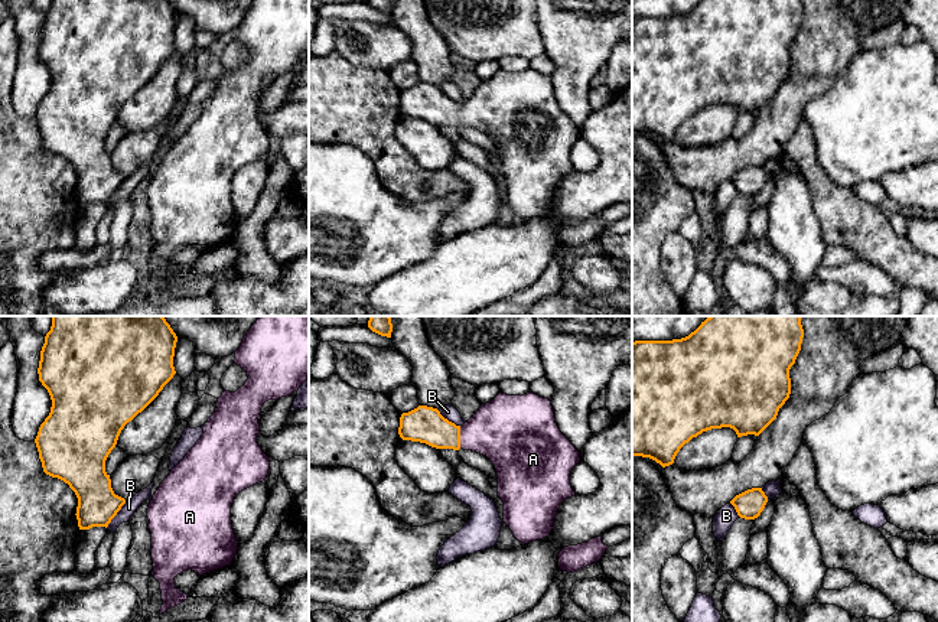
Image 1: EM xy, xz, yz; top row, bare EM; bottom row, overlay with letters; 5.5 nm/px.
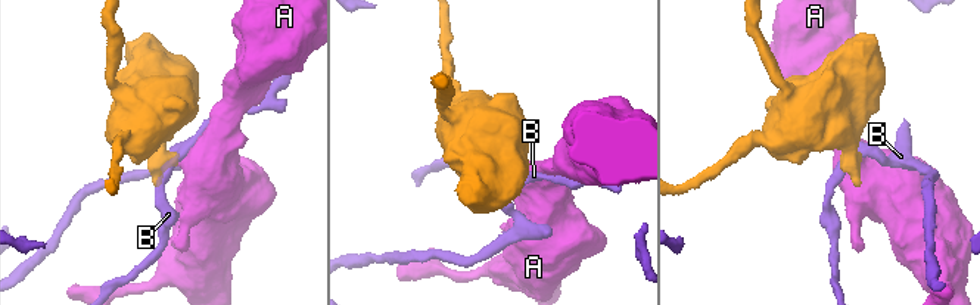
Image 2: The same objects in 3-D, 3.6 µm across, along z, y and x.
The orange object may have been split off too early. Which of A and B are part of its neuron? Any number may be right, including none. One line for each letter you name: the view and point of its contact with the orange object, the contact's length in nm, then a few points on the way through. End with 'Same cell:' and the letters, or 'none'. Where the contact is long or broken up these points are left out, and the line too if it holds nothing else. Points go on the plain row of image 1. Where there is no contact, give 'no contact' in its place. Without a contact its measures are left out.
A: xz (459, 114) | 130 nm | across xz (426, 101), (443, 111), (459, 114), (502, 107)
Same cell: A

